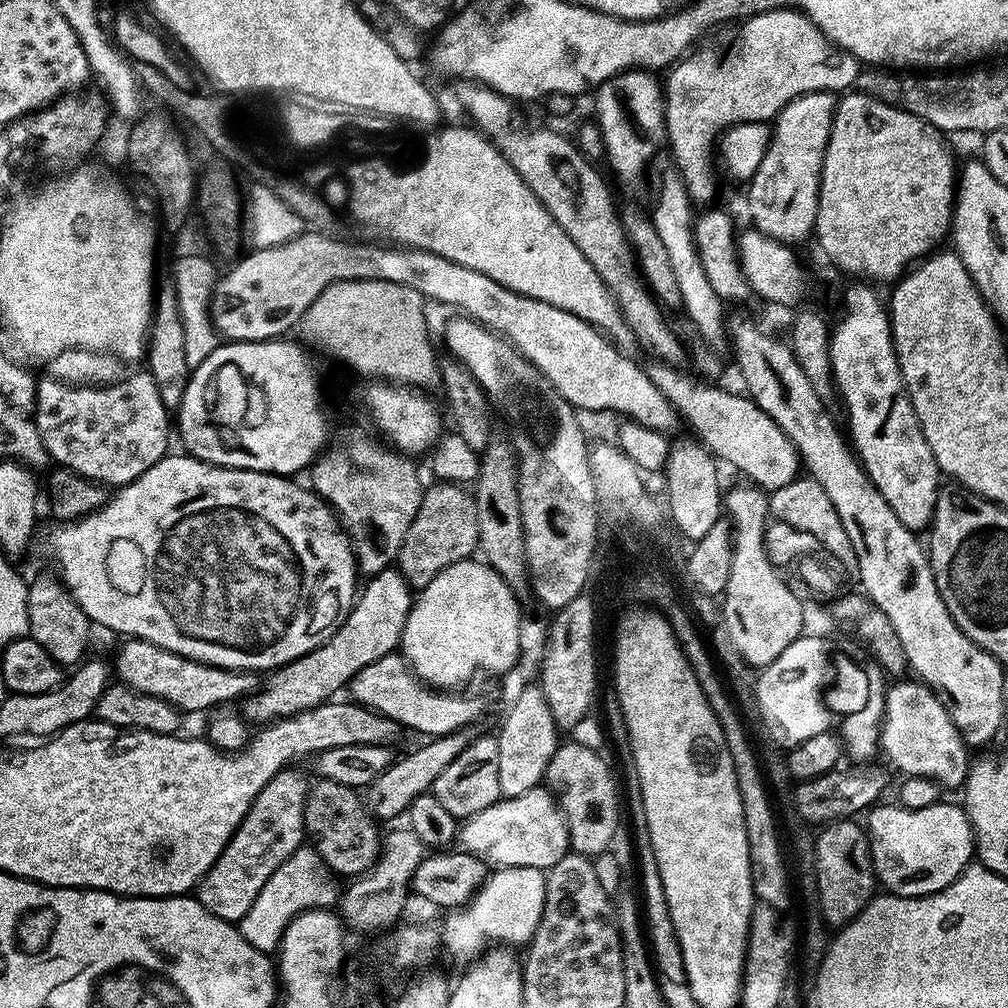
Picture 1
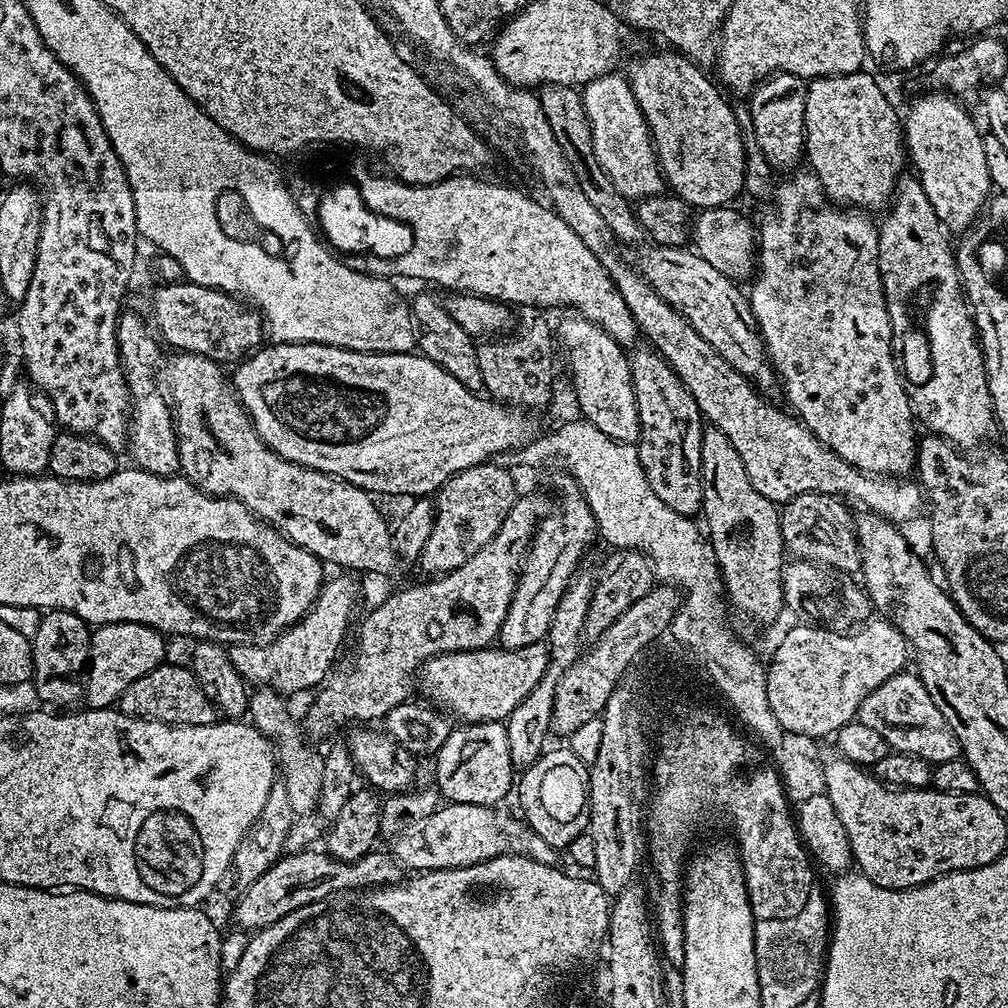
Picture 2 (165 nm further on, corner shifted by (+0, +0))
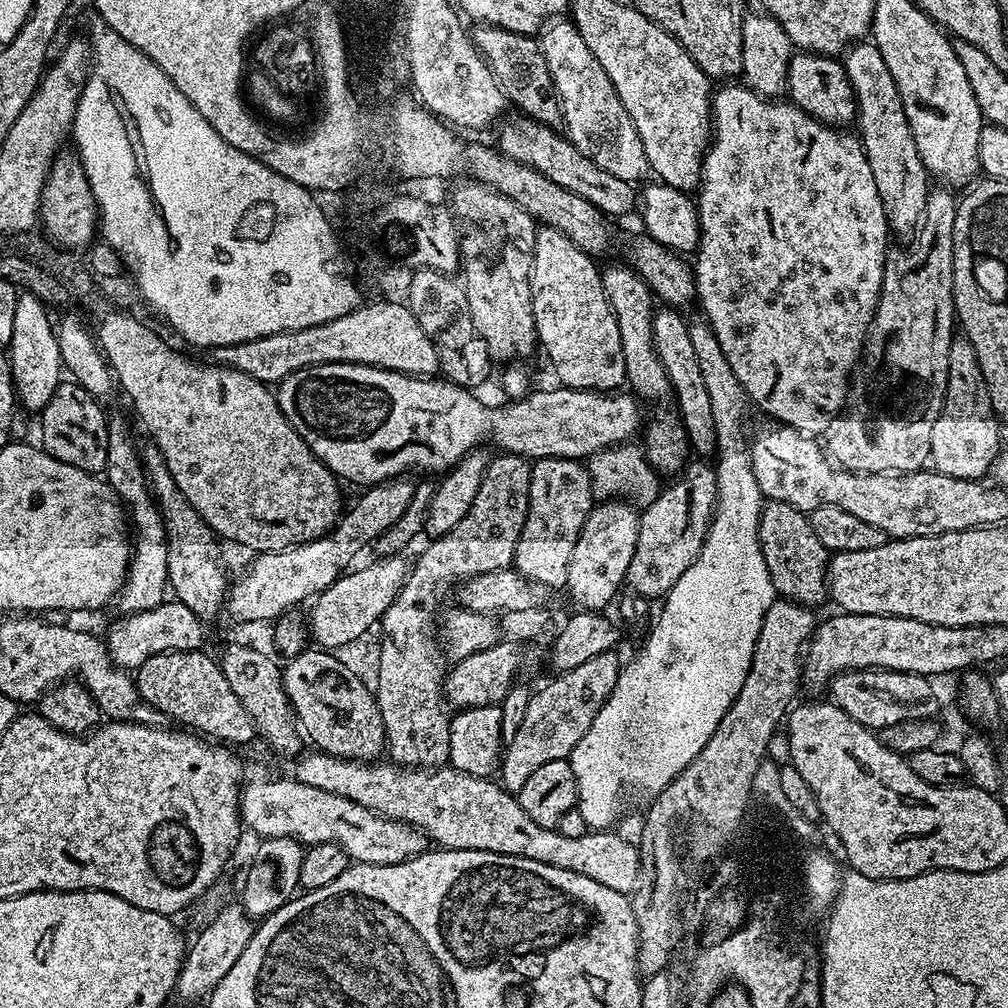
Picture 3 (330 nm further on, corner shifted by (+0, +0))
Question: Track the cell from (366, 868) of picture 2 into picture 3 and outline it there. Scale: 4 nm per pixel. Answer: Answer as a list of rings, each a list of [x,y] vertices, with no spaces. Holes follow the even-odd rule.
[[[239,903],[228,904],[212,922],[196,936],[196,941],[187,945],[184,965],[180,967],[180,976],[176,980],[175,995],[184,1000],[200,1000],[211,996],[212,992],[226,978],[226,973],[238,962],[242,950],[250,942],[254,931],[254,920],[247,915]]]

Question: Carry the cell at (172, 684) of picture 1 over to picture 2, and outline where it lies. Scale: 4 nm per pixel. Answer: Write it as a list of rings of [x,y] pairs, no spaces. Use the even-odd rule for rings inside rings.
[[[336,574],[333,578],[325,579],[320,587],[318,598],[312,603],[312,609],[302,617],[297,624],[290,627],[279,636],[269,641],[268,644],[230,644],[227,645],[230,654],[230,662],[234,662],[234,670],[249,686],[259,686],[261,688],[273,688],[275,692],[289,694],[288,692],[304,692],[307,688],[315,689],[323,685],[328,679],[328,673],[332,671],[337,663],[336,655],[340,652],[340,647],[344,644],[344,638],[348,634],[348,623],[352,620],[352,611],[356,608],[356,599],[360,596],[360,588],[351,580],[351,575]]]

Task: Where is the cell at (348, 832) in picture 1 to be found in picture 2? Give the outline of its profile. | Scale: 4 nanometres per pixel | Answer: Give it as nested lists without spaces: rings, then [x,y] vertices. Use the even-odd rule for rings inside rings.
[[[257,687],[249,695],[247,715],[252,727],[263,732],[267,740],[274,742],[278,772],[286,786],[286,794],[290,797],[290,806],[297,817],[304,817],[316,812],[319,791],[322,790],[324,758],[319,751],[316,753],[312,749],[315,747],[306,739],[301,721],[292,717],[292,712],[284,700],[287,699],[273,688]]]

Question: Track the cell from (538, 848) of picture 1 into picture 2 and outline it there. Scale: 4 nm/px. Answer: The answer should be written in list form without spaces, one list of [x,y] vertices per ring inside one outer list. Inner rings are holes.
[[[445,803],[437,808],[434,814],[430,814],[430,818],[426,818],[424,824],[420,824],[417,828],[410,828],[407,832],[401,832],[395,837],[391,841],[390,851],[405,869],[416,874],[438,868],[469,868],[492,860],[496,856],[505,855],[510,848],[510,840],[504,837],[504,832],[500,829],[500,820],[492,812],[495,811],[487,804]]]

